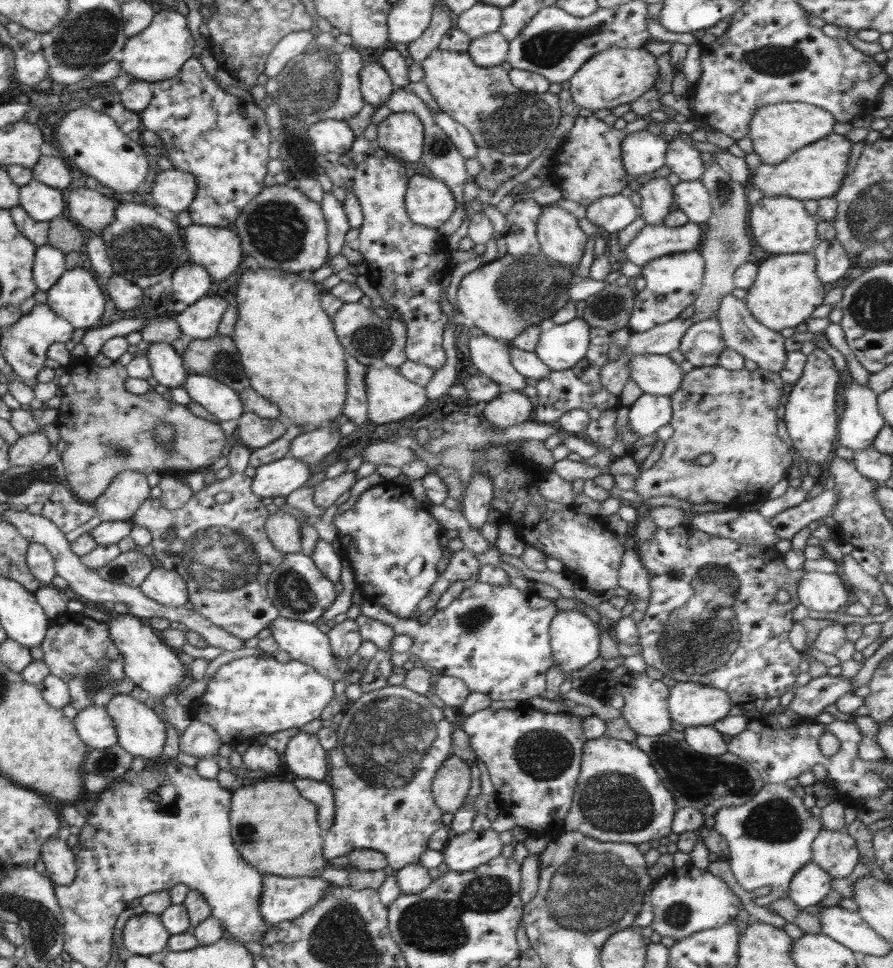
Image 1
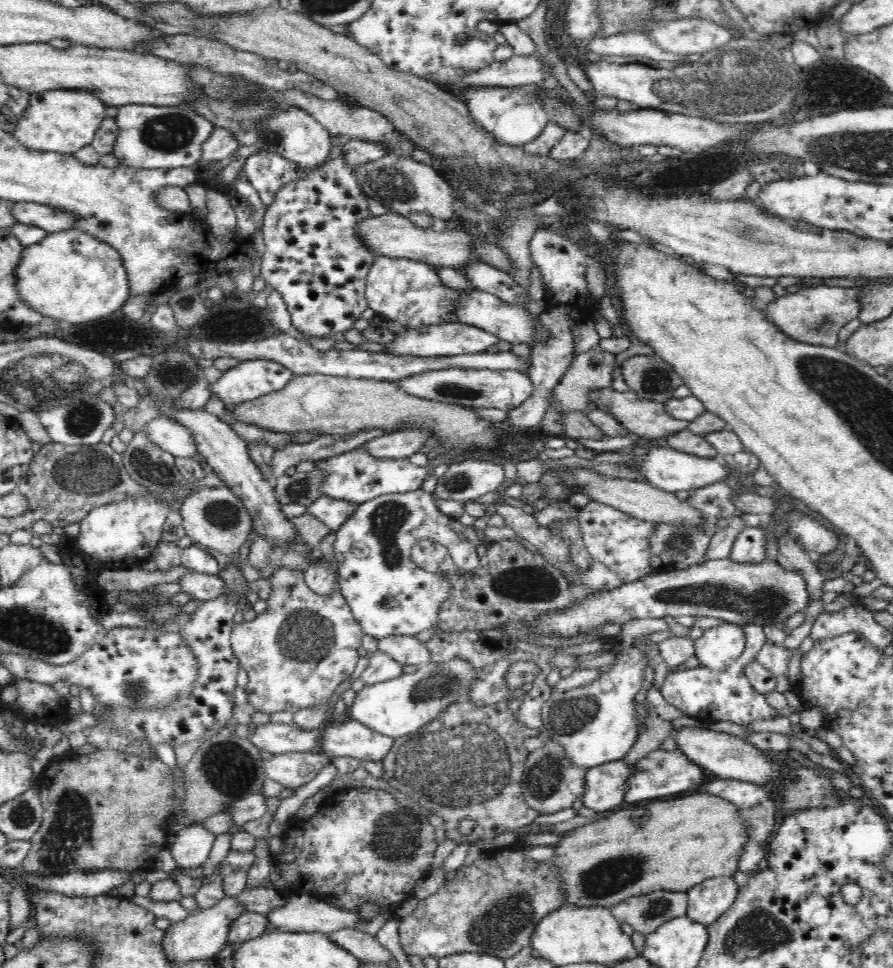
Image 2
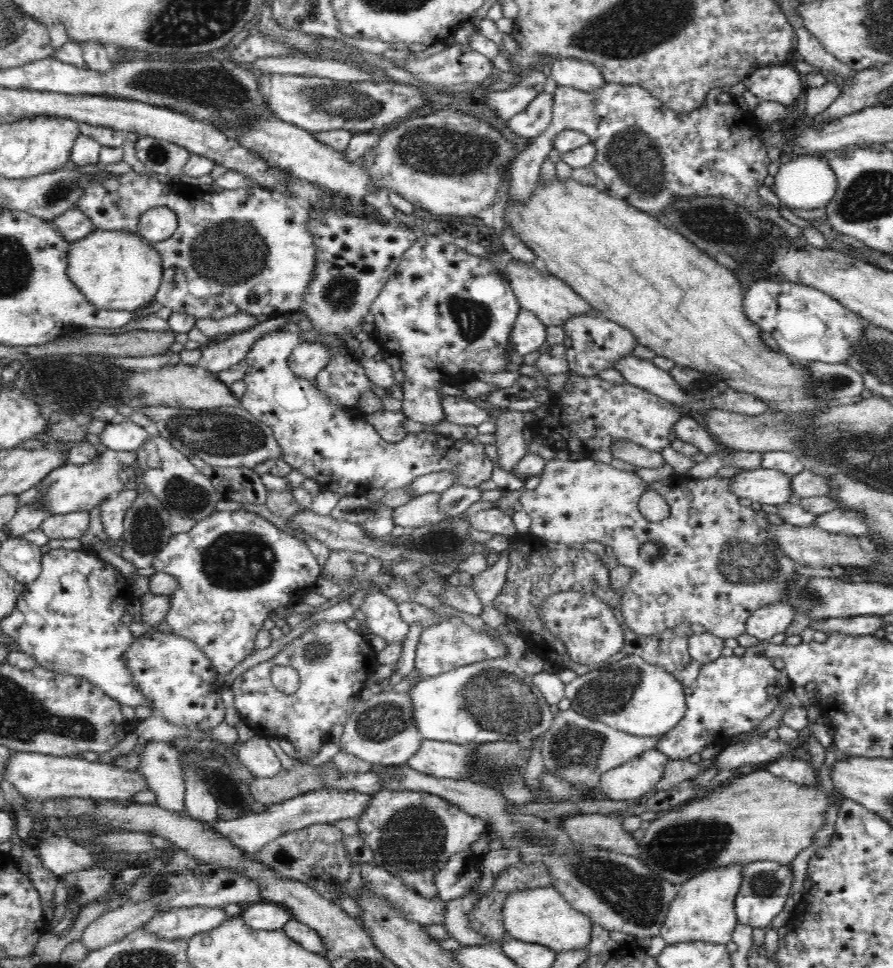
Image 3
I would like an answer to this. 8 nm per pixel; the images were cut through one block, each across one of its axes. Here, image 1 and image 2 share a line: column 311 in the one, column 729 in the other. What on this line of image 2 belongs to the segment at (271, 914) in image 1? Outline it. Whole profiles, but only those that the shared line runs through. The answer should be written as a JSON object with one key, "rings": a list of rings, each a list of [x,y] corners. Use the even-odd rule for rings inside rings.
{"rings":[[[734,877],[709,878],[698,883],[687,890],[686,915],[708,926],[718,920],[736,902],[738,888]]]}

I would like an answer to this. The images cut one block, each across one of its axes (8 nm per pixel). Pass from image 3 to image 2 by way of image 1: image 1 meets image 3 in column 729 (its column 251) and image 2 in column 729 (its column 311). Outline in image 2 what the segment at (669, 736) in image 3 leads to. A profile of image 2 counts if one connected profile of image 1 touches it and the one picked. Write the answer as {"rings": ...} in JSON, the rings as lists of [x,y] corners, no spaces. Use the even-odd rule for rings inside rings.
{"rings":[[[759,624],[738,625],[746,633],[746,646],[744,652],[727,669],[714,671],[702,666],[677,671],[670,669],[661,693],[666,702],[680,710],[682,715],[710,724],[730,721],[743,727],[752,724],[755,720],[768,720],[768,718],[779,716],[778,710],[772,708],[766,698],[752,687],[744,672],[744,666],[754,662],[758,652],[766,644],[763,626]]]}

